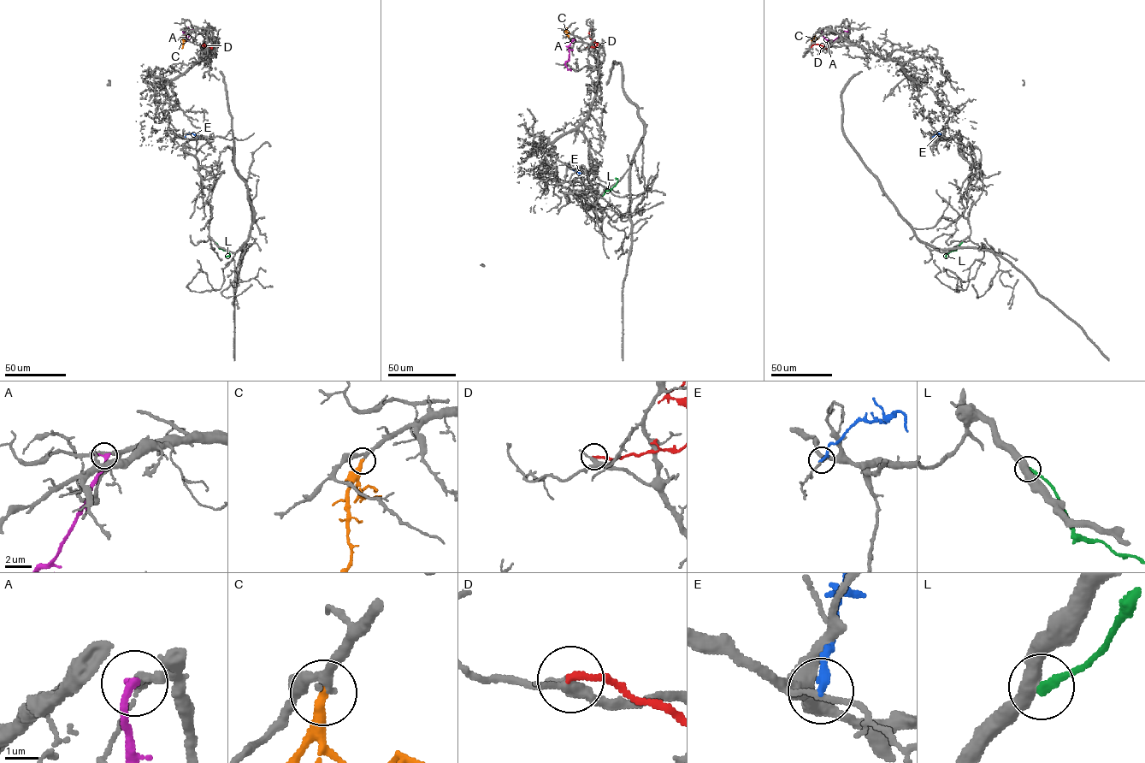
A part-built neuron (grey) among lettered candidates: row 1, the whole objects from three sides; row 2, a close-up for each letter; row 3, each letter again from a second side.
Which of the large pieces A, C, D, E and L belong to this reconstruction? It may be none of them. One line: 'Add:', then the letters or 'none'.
Add: C

